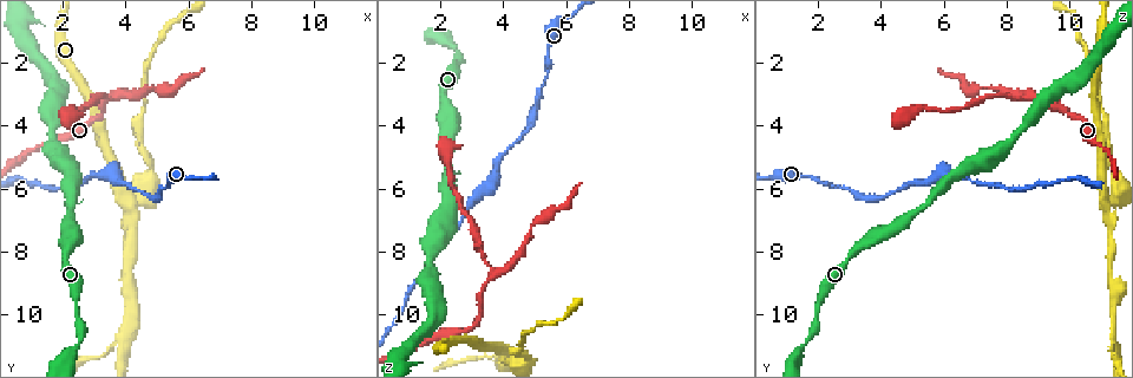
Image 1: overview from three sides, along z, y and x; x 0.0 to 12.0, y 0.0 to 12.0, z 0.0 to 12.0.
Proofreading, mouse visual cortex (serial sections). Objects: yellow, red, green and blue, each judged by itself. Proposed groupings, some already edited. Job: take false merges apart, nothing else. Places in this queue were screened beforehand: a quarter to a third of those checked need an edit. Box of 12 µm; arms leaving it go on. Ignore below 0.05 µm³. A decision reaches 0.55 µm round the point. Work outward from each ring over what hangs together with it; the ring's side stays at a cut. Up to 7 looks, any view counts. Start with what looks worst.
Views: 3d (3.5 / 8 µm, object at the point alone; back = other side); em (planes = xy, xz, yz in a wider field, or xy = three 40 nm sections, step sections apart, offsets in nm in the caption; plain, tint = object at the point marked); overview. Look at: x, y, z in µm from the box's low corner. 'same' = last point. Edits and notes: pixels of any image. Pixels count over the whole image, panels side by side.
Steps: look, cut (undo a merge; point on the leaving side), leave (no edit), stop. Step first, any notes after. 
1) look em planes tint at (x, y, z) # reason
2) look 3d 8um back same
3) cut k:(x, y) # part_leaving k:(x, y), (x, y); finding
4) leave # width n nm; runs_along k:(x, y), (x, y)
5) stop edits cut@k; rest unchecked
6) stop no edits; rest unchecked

look 3d 8um at (4.0, 6.5, 11.1) # sharp bend

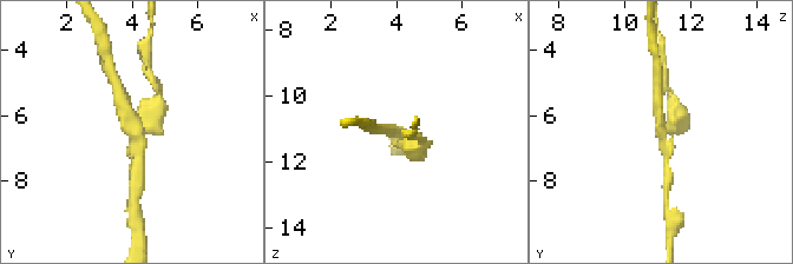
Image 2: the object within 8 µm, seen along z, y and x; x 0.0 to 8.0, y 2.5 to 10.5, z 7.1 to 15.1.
look em xy step 2 tint at (4.0, 6.5, 11.1)

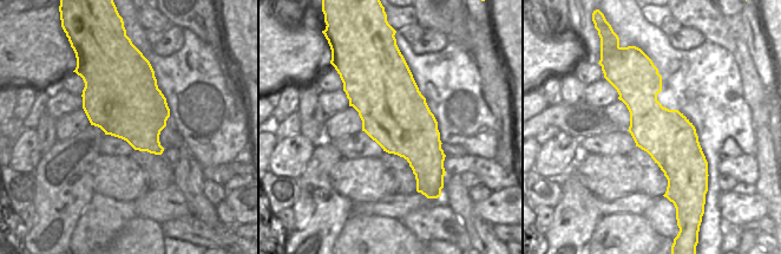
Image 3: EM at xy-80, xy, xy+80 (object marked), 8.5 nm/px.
cut 2:(675, 120) # part_leaving 2:(670, 142), (675, 132), (673, 98); two cells meet here

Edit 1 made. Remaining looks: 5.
look em xy step 5 tint at (4.0, 10.6, 11.3) # three arms meet

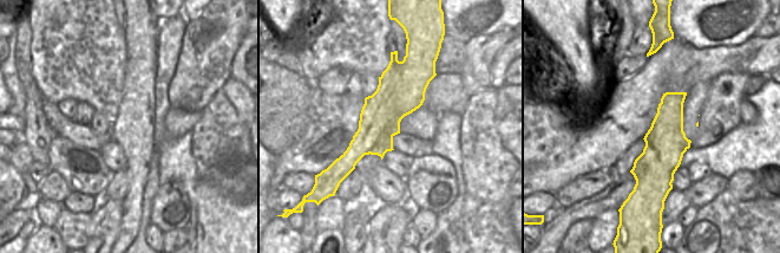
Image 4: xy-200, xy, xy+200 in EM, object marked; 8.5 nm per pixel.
look 3d 3.5um same

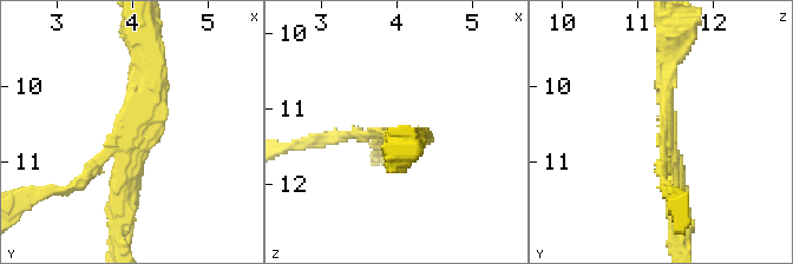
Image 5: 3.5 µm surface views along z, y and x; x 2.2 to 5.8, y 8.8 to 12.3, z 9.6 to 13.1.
cut 5:(342, 136) # width 360 nm; part_leaving 5:(379, 134), (295, 144); two cells meet here

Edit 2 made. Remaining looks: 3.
look overview # redraw

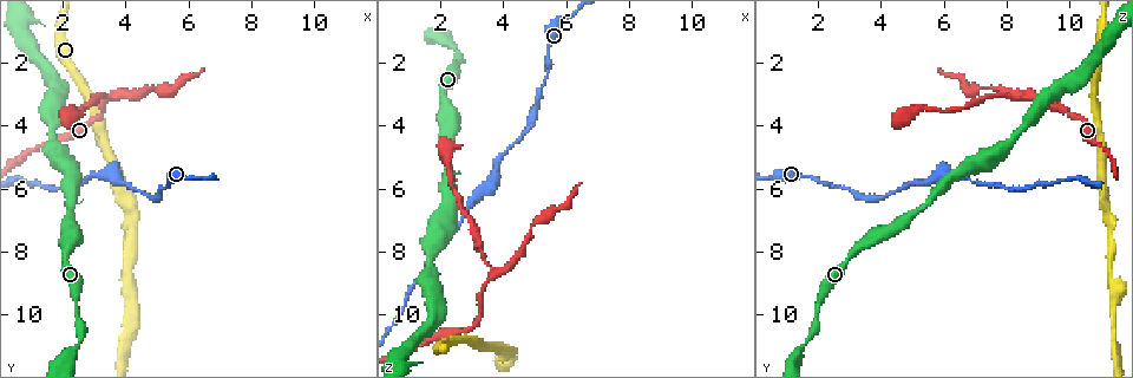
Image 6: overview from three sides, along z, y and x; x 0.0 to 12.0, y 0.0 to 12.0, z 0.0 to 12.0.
look 3d 8um at (3.6, 3.1, 8.7)

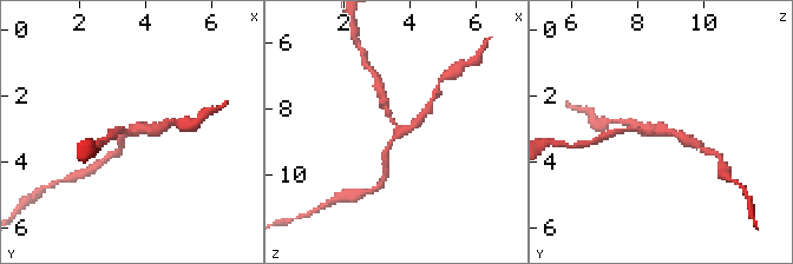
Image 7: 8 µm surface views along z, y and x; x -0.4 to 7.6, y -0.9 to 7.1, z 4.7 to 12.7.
look em xy step 5 tint at (3.7, 3.1, 8.7) # arms 3; arm_widths 150, 200, 300 nm; now the EM

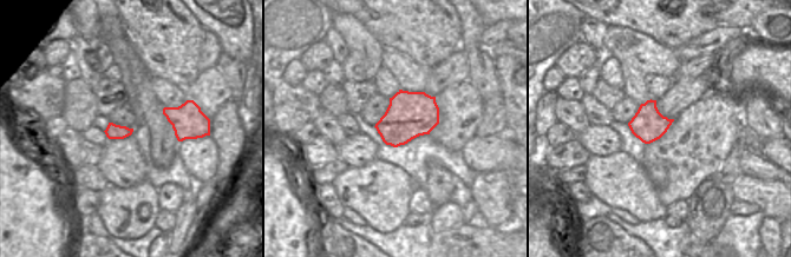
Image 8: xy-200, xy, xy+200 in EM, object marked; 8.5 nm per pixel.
leave # runs_along 7:(688, 140), (674, 131), (634, 129); all the same cell

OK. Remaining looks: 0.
stop edits cut@2, cut@5; rest unchecked

